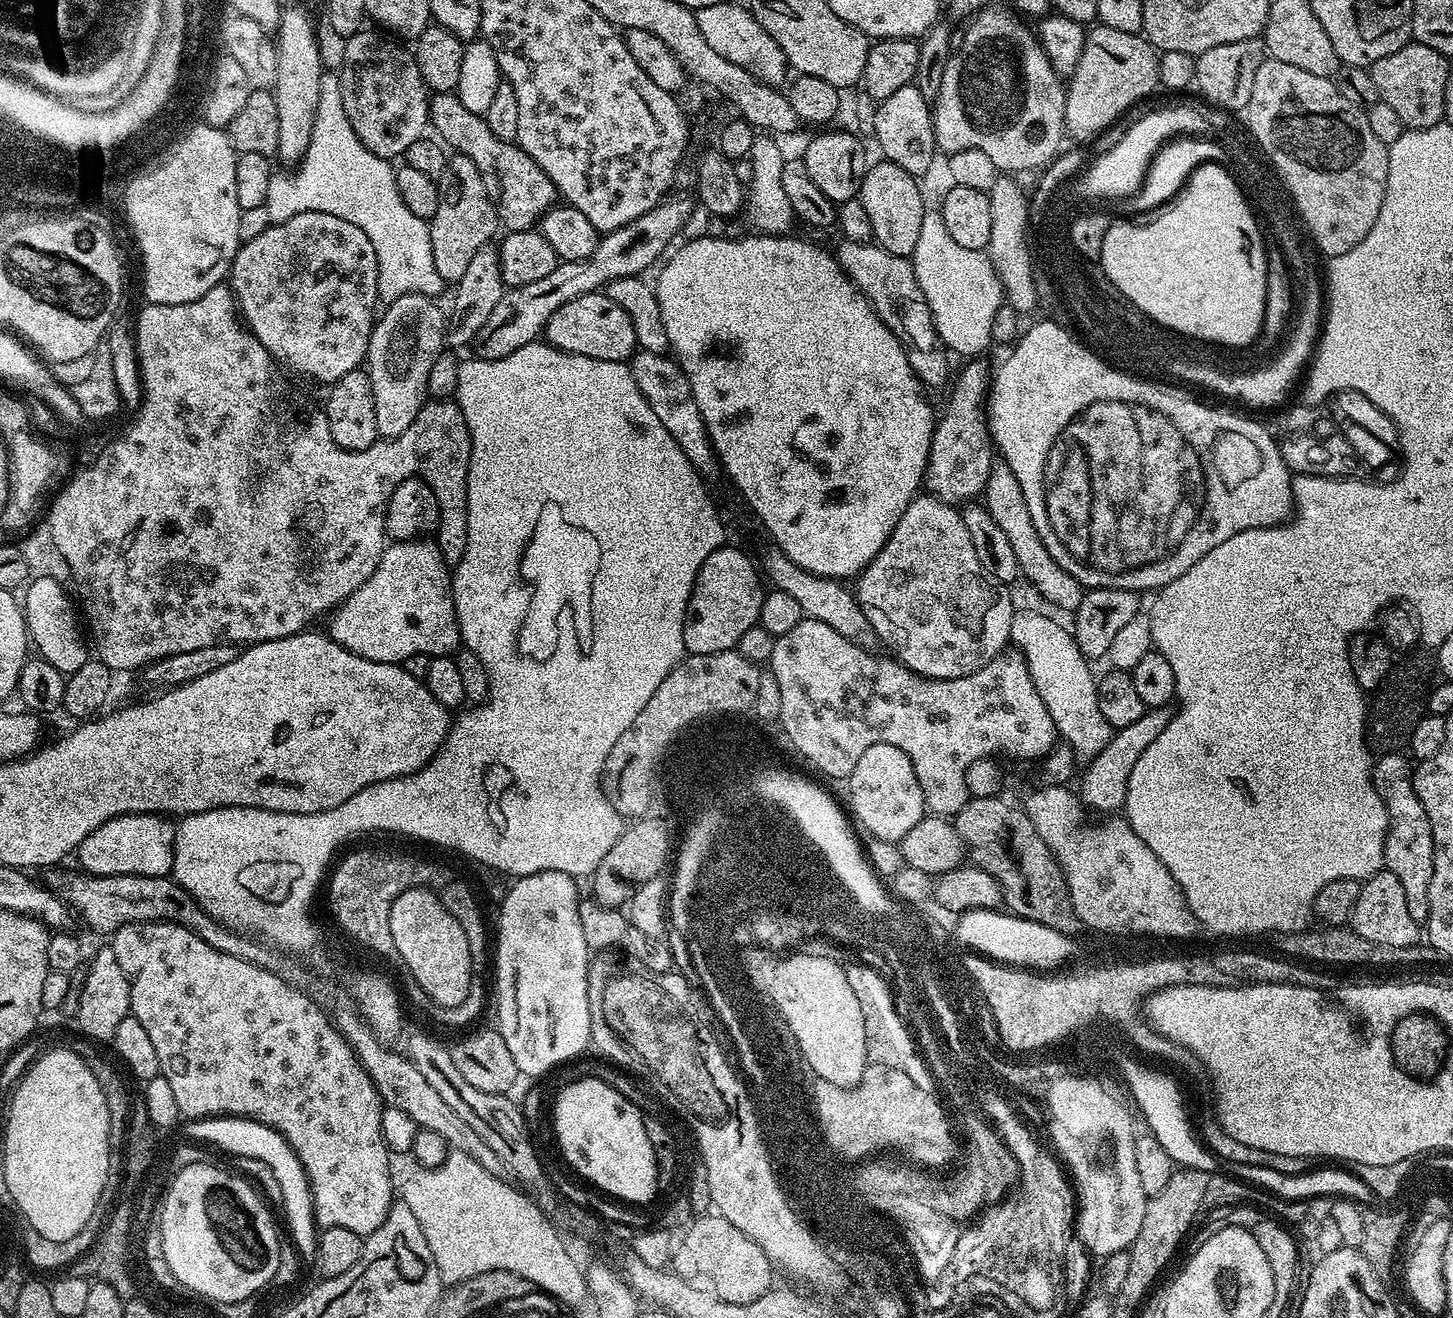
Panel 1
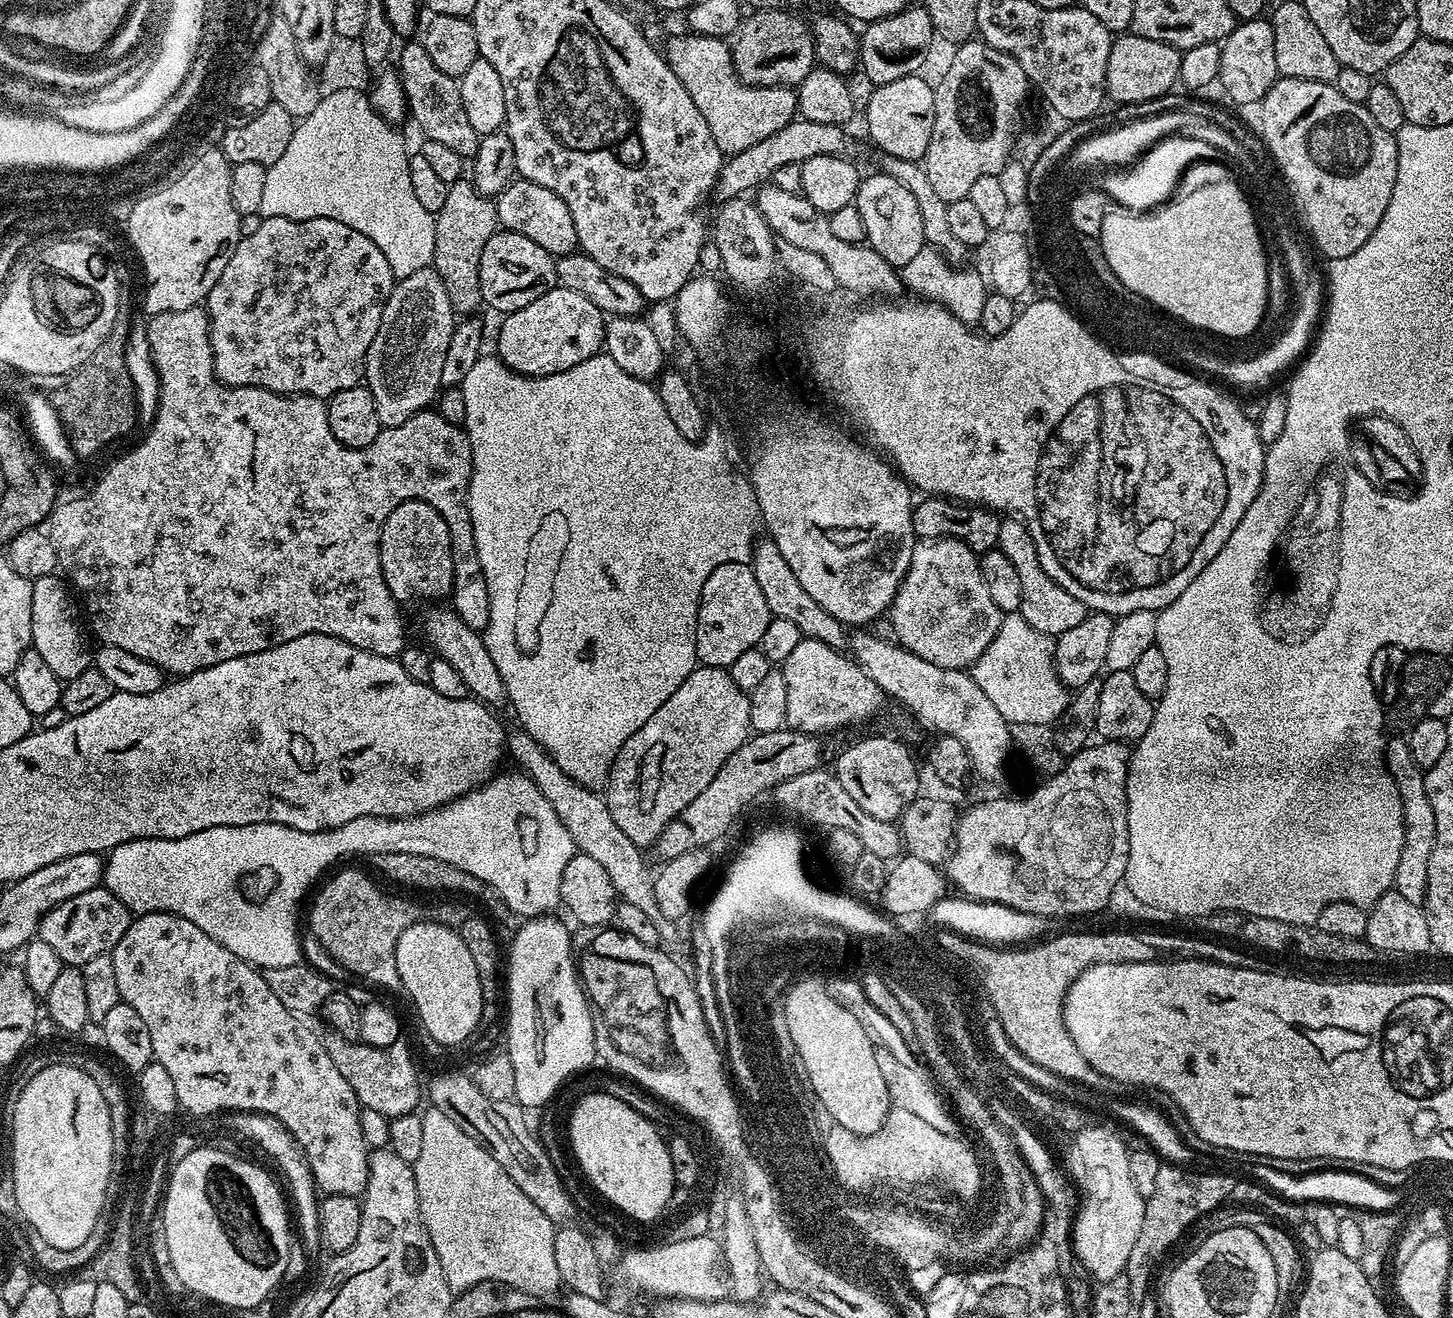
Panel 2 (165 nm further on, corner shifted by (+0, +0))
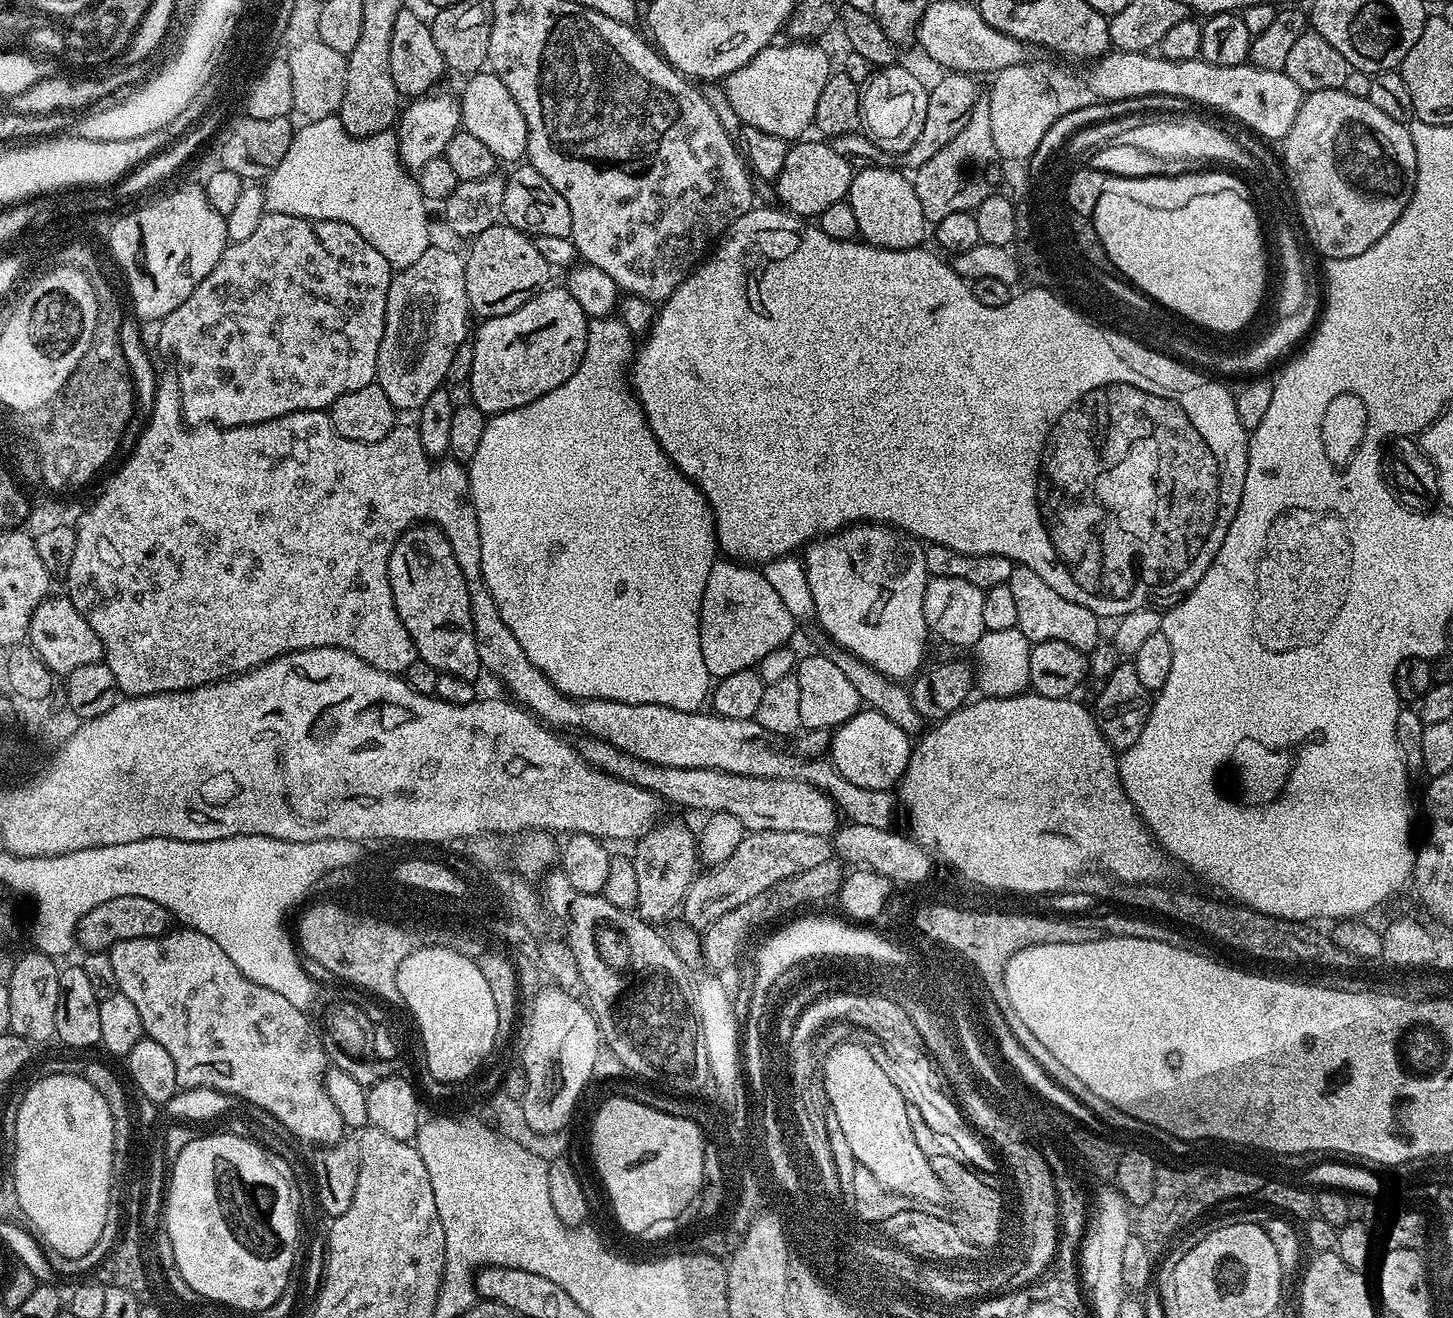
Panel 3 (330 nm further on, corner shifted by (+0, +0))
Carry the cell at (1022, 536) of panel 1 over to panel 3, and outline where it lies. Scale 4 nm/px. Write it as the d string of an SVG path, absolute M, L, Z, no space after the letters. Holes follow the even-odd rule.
M1023 566L1013 567L1007 585L1010 594L1014 594L1014 602L1018 609L1016 627L1032 644L1057 640L1058 642L1066 642L1080 652L1088 654L1101 642L1101 617L1082 606L1070 603L1066 598L1062 598L1062 594L1058 594L1053 588L1046 586L1046 582L1042 582L1042 578L1038 578L1038 574L1034 574L1034 570Z

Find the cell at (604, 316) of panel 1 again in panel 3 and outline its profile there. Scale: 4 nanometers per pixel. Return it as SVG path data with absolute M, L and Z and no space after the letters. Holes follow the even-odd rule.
M552 287L537 292L510 314L487 317L477 332L475 329L470 400L485 414L526 406L562 386L579 370L588 349L590 318L567 288Z

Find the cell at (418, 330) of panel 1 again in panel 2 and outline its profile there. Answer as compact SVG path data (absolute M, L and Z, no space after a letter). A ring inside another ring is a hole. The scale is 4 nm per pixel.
M423 268L408 275L405 280L396 280L390 298L382 310L382 322L378 326L378 334L374 334L374 342L370 342L370 350L366 354L363 379L366 387L374 394L374 402L378 406L378 418L385 428L402 426L414 414L425 411L428 404L437 399L442 385L442 362L446 358L446 350L450 350L452 331L456 329L458 316L453 312L447 298L446 287L442 284L436 270Z

